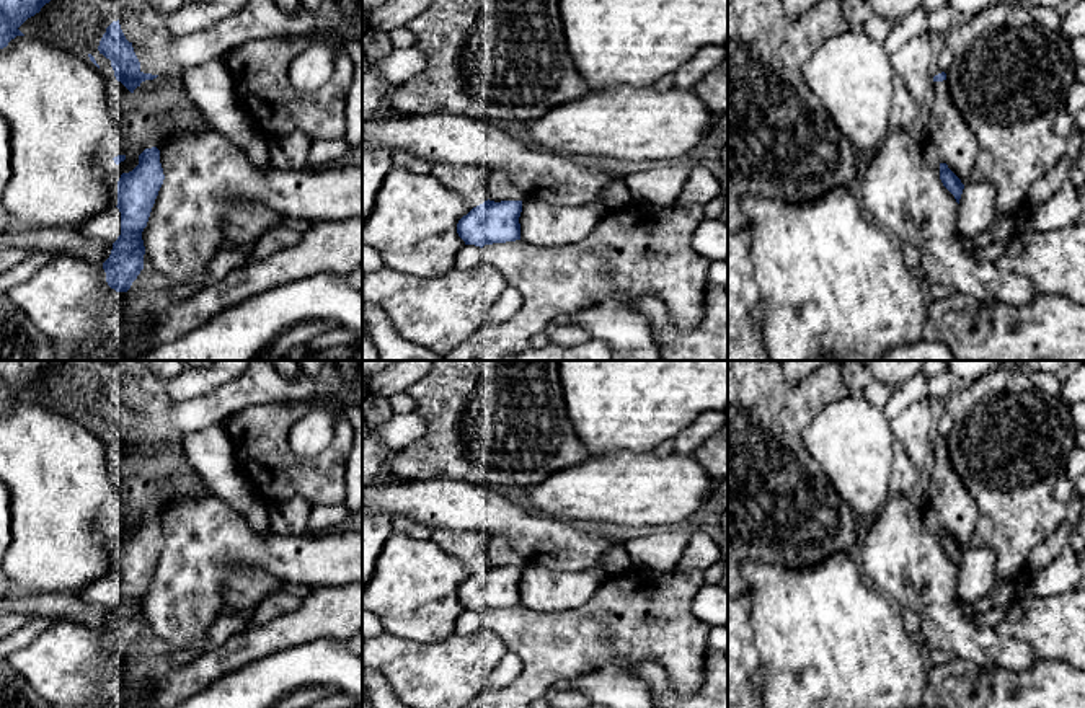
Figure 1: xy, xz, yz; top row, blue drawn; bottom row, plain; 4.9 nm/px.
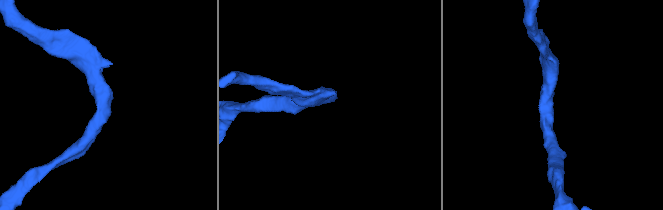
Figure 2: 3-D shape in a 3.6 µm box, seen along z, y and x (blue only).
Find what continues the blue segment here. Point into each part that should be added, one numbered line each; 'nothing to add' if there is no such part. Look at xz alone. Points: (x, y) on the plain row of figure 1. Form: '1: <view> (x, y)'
1: xz (542, 589)

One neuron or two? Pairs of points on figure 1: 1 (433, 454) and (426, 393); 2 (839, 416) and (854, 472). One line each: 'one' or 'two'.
1: one
2: one

